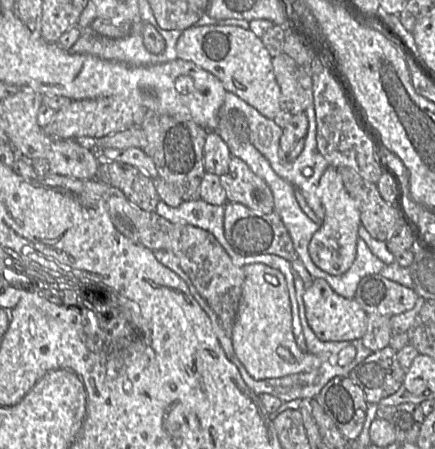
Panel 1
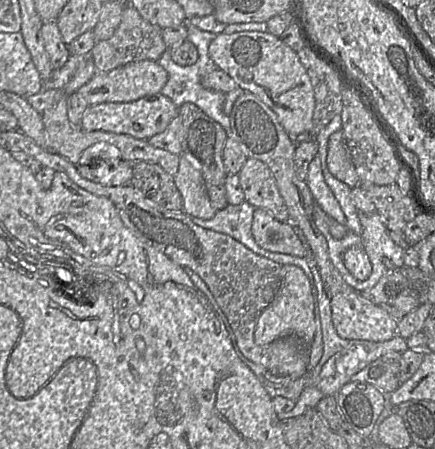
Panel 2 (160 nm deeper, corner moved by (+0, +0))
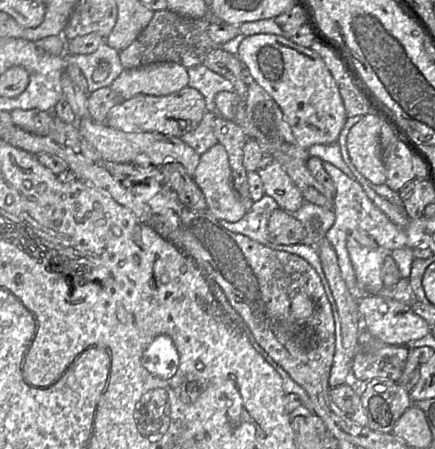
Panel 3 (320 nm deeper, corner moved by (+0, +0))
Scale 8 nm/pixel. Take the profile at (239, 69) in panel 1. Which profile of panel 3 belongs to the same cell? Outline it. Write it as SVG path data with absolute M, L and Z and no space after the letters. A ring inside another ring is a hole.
M256 34L242 40L236 55L279 106L300 147L308 149L312 145L337 142L348 116L345 100L342 100L333 79L336 74L331 74L317 52L282 36Z

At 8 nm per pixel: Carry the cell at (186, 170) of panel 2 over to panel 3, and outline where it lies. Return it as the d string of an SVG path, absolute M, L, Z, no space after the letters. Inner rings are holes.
M221 144L201 154L193 178L205 196L210 215L237 222L246 214L247 206L233 187L228 154Z

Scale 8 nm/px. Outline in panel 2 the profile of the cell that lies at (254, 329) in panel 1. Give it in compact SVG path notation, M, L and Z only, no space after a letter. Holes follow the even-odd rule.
M282 265L281 280L278 293L257 321L255 342L258 345L267 345L286 336L296 336L312 343L317 328L312 284L302 269L292 265Z

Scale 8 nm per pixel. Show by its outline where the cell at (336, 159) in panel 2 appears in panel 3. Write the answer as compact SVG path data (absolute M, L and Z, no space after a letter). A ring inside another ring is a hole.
M369 113L352 126L347 135L346 147L351 165L373 184L384 184L387 179L379 139L383 124L395 134L391 122Z

